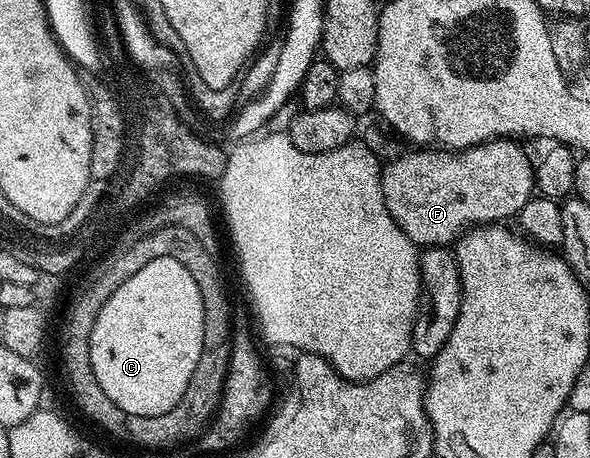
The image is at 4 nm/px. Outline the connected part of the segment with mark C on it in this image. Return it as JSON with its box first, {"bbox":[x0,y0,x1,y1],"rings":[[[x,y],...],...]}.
{"bbox":[90,253,203,417],"rings":[[[168,253],[158,254],[139,273],[127,277],[111,297],[99,309],[90,337],[91,369],[99,389],[115,401],[125,416],[139,414],[155,417],[166,413],[184,396],[191,373],[203,353],[203,297],[199,297],[199,285],[187,269]]]}

